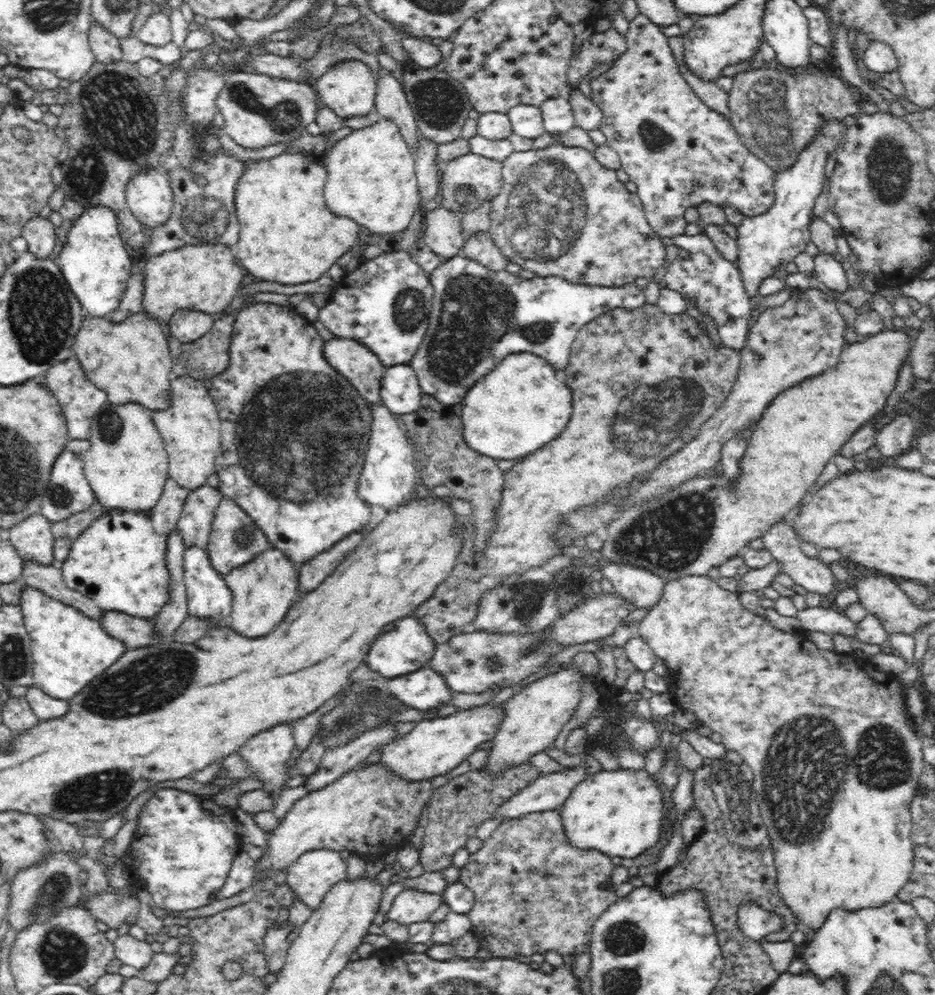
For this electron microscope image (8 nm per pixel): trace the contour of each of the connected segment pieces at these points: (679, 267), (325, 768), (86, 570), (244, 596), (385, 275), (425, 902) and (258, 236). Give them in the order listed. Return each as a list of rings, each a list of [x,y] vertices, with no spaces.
[[[704,232],[694,236],[676,236],[673,238],[673,244],[680,250],[687,250],[689,258],[677,258],[672,264],[668,264],[668,272],[663,277],[666,287],[678,292],[686,301],[696,301],[699,312],[713,318],[722,345],[736,351],[744,348],[749,325],[755,318],[755,313],[754,299],[745,292],[740,270],[720,255]]]
[[[382,724],[378,728],[366,730],[345,746],[329,749],[324,754],[319,771],[310,775],[302,786],[307,786],[311,791],[325,788],[352,771],[359,762],[369,757],[372,752],[378,751],[384,744],[389,744],[394,738],[395,724]]]
[[[106,510],[73,540],[60,568],[64,584],[94,599],[105,611],[144,619],[156,618],[170,596],[166,547],[167,536],[156,532],[146,514]]]
[[[272,546],[246,564],[233,568],[226,574],[228,587],[232,589],[232,610],[228,624],[242,636],[266,636],[283,622],[293,607],[301,579],[302,574],[298,574],[287,553]]]
[[[403,251],[390,254],[384,252],[378,258],[366,260],[365,263],[348,269],[334,286],[329,303],[319,309],[317,320],[322,322],[335,337],[358,340],[360,344],[370,348],[385,368],[400,364],[410,365],[412,356],[418,352],[420,342],[428,330],[433,297],[434,290],[429,274],[413,261],[411,254]]]
[[[404,889],[394,898],[386,919],[405,925],[430,921],[432,914],[442,904],[440,899],[440,893]]]
[[[280,154],[270,158],[270,160],[258,160],[254,164],[245,166],[244,172],[241,173],[240,180],[235,188],[235,213],[237,221],[240,224],[239,240],[235,245],[237,248],[236,256],[239,257],[243,268],[248,272],[251,279],[254,280],[270,280],[270,282],[278,282],[282,285],[302,284],[304,282],[314,282],[336,264],[336,261],[347,251],[350,251],[350,246],[359,245],[358,234],[362,229],[355,220],[351,217],[338,216],[328,208],[324,198],[324,187],[326,186],[327,172],[326,167],[322,163],[312,161],[309,157],[303,154]]]

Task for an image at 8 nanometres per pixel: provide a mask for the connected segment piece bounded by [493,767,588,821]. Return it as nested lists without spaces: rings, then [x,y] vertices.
[[[568,768],[562,772],[543,775],[528,787],[503,802],[493,816],[502,821],[520,818],[526,814],[558,809],[570,796],[573,788],[588,778],[583,768]]]

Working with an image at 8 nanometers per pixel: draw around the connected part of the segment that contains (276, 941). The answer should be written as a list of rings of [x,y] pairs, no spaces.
[[[287,921],[282,926],[274,924],[272,928],[268,928],[268,932],[264,936],[265,957],[269,970],[276,975],[278,975],[287,959],[289,945],[285,939],[288,938],[288,933],[294,930],[297,930],[297,928]]]

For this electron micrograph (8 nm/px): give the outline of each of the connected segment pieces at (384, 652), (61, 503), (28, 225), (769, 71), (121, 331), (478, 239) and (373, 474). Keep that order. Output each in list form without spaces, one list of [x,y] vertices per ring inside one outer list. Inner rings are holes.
[[[414,615],[399,619],[393,630],[378,635],[369,648],[365,663],[370,670],[381,676],[387,679],[396,679],[428,666],[435,650],[435,644],[433,644],[432,639],[426,634],[425,628]]]
[[[64,449],[56,457],[48,481],[41,513],[51,523],[66,520],[97,501],[84,474],[83,460],[68,449]]]
[[[39,214],[25,221],[22,237],[36,257],[49,257],[54,252],[58,236],[56,228],[49,219]]]
[[[782,63],[764,64],[763,68],[752,68],[733,77],[733,85],[728,93],[730,121],[744,146],[761,158],[774,173],[792,167],[802,154],[802,150],[814,142],[818,130],[828,120],[844,120],[846,116],[858,118],[865,102],[853,88],[834,73],[828,74],[822,67],[785,67]]]
[[[137,312],[119,322],[110,316],[85,318],[76,333],[73,352],[86,376],[107,394],[107,402],[121,405],[132,401],[151,411],[168,406],[165,392],[171,381],[172,358],[167,337],[155,317]]]
[[[476,232],[467,237],[467,242],[461,254],[486,265],[488,269],[496,272],[505,270],[509,265],[508,258],[500,251],[500,247],[492,241],[490,233]]]
[[[382,402],[372,404],[372,420],[369,428],[369,443],[363,458],[363,467],[359,476],[360,497],[368,505],[394,510],[409,500],[414,486],[419,482],[415,465],[414,449],[409,438],[396,422],[397,416],[388,410]]]

